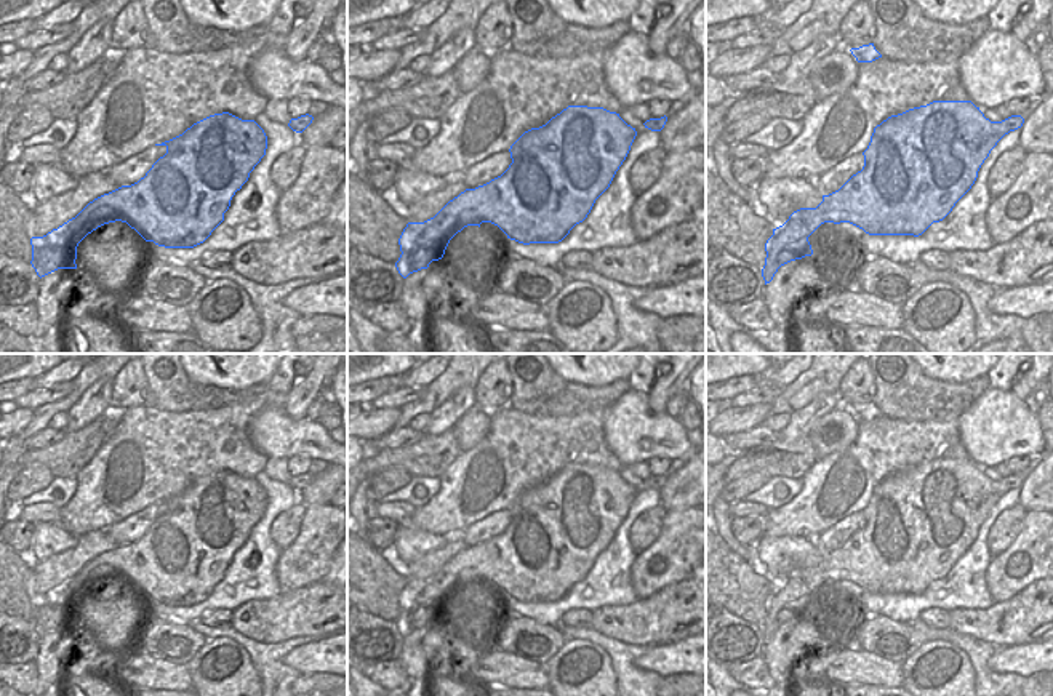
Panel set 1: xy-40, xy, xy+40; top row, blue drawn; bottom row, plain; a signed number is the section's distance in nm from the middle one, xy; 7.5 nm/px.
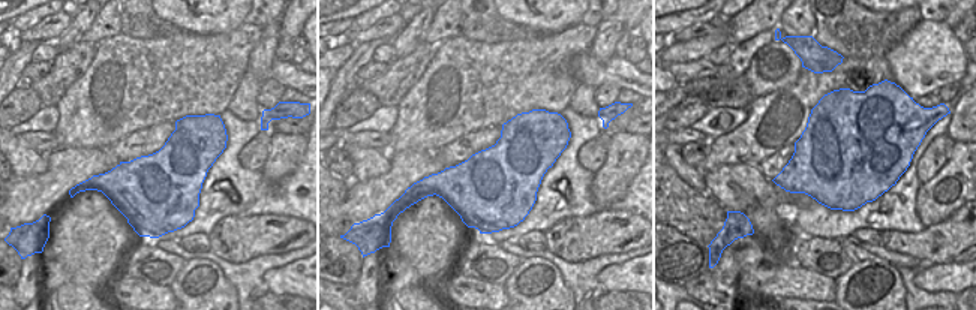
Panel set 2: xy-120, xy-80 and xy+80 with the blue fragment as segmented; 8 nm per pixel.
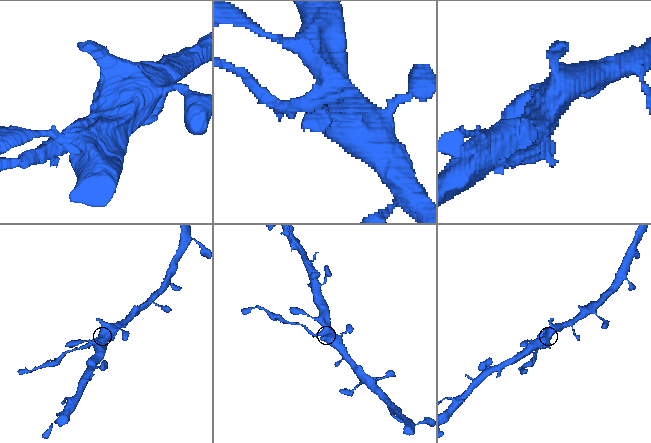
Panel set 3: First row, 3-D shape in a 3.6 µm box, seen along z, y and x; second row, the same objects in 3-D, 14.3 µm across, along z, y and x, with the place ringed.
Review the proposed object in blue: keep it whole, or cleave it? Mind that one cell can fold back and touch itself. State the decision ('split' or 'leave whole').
split

